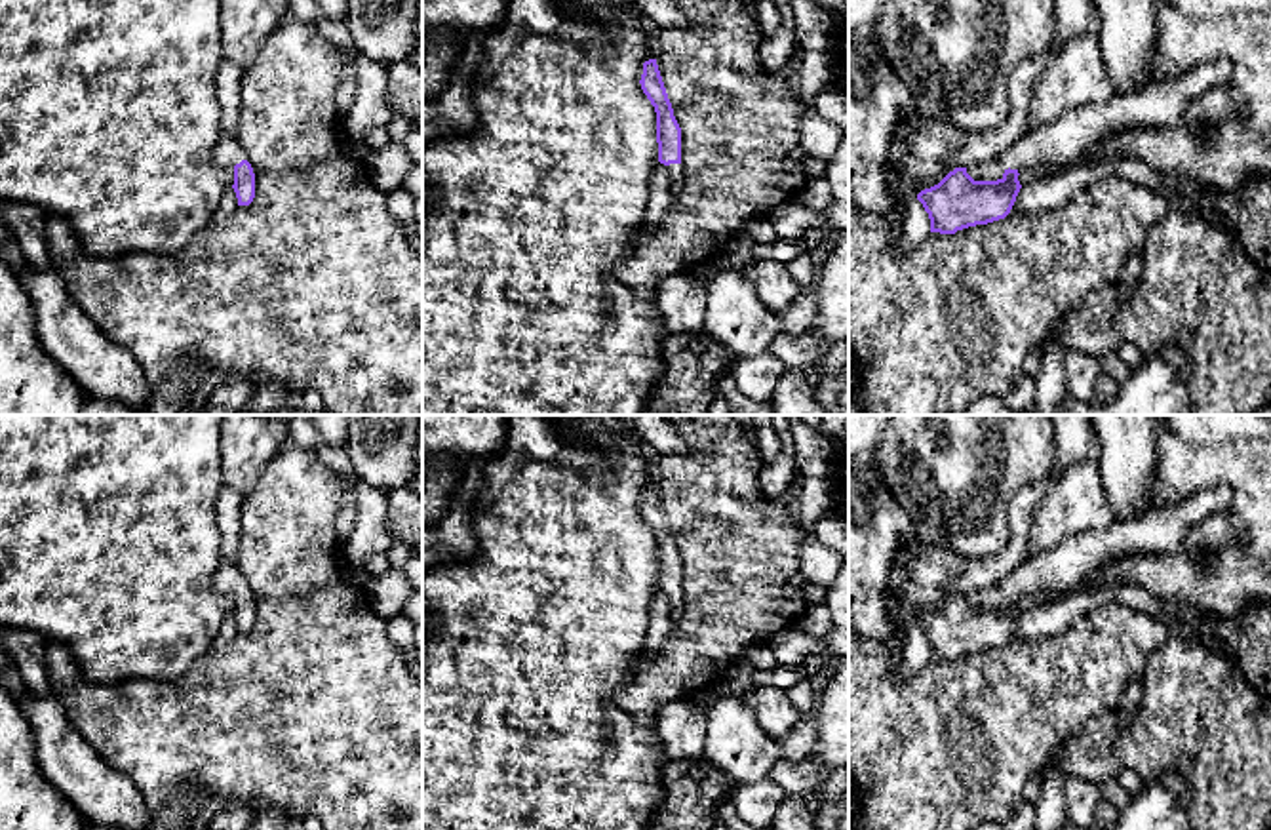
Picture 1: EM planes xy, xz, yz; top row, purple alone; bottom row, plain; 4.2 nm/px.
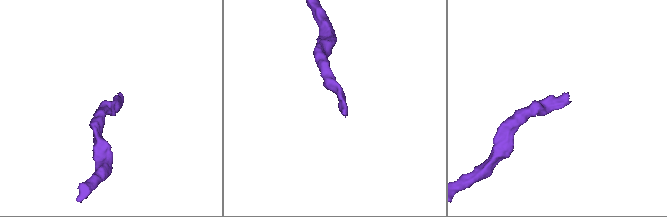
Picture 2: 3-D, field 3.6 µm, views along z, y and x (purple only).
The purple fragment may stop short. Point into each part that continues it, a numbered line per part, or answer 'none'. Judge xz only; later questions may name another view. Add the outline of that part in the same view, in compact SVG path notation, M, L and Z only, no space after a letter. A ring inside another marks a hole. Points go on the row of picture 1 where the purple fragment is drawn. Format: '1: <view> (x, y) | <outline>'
1: xz (674, 170) | M670 164L670 166L666 166L666 169L672 179L672 196L675 198L679 194L679 187L681 187L681 179L683 179L683 166Z

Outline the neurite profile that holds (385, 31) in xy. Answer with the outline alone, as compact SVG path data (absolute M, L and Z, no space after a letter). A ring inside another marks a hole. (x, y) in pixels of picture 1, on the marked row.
M348 0L346 27L358 51L390 65L409 59L422 0Z

